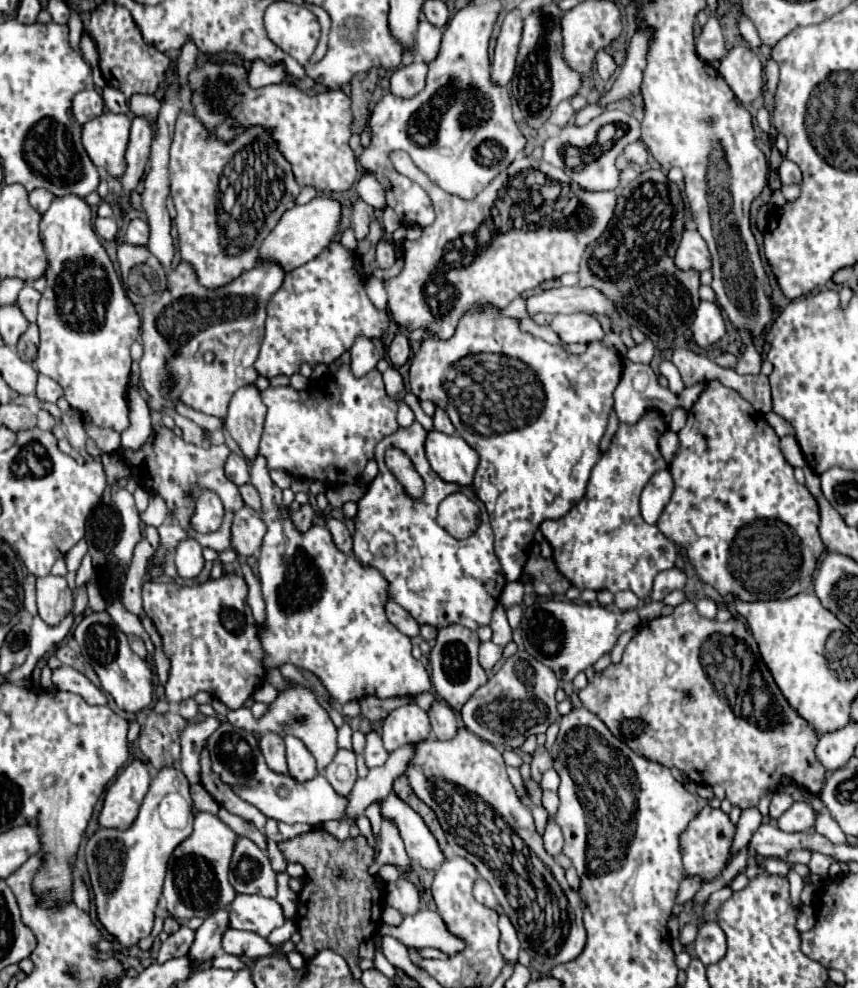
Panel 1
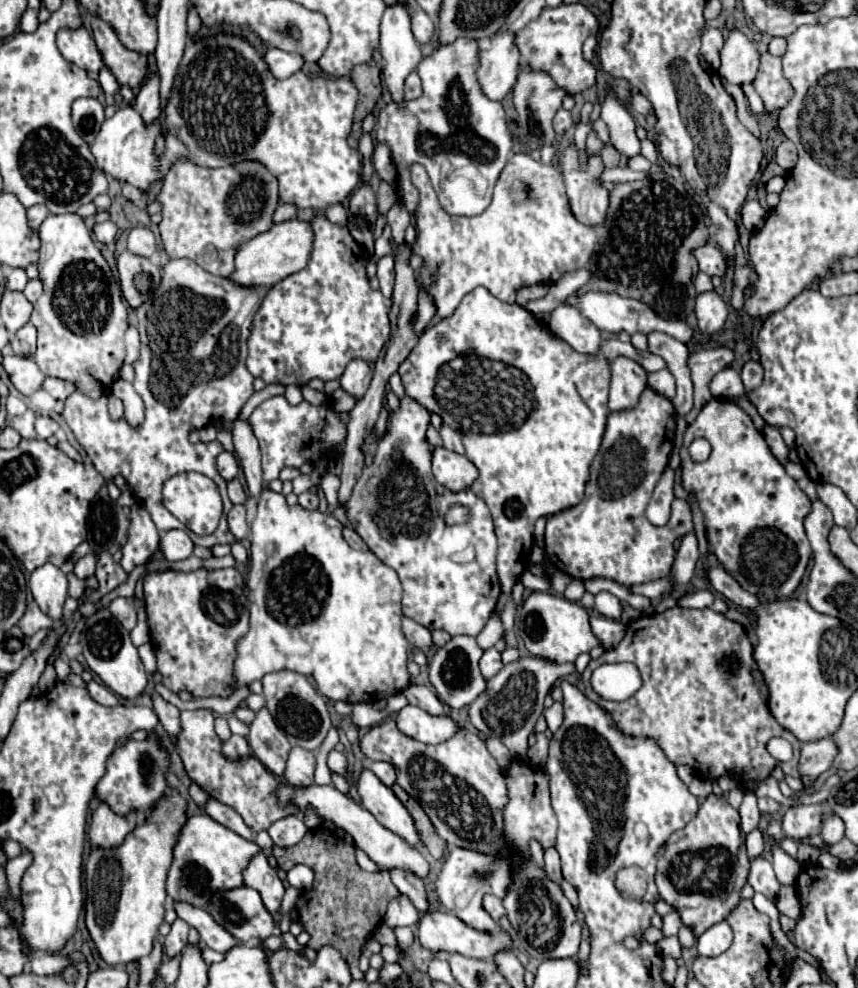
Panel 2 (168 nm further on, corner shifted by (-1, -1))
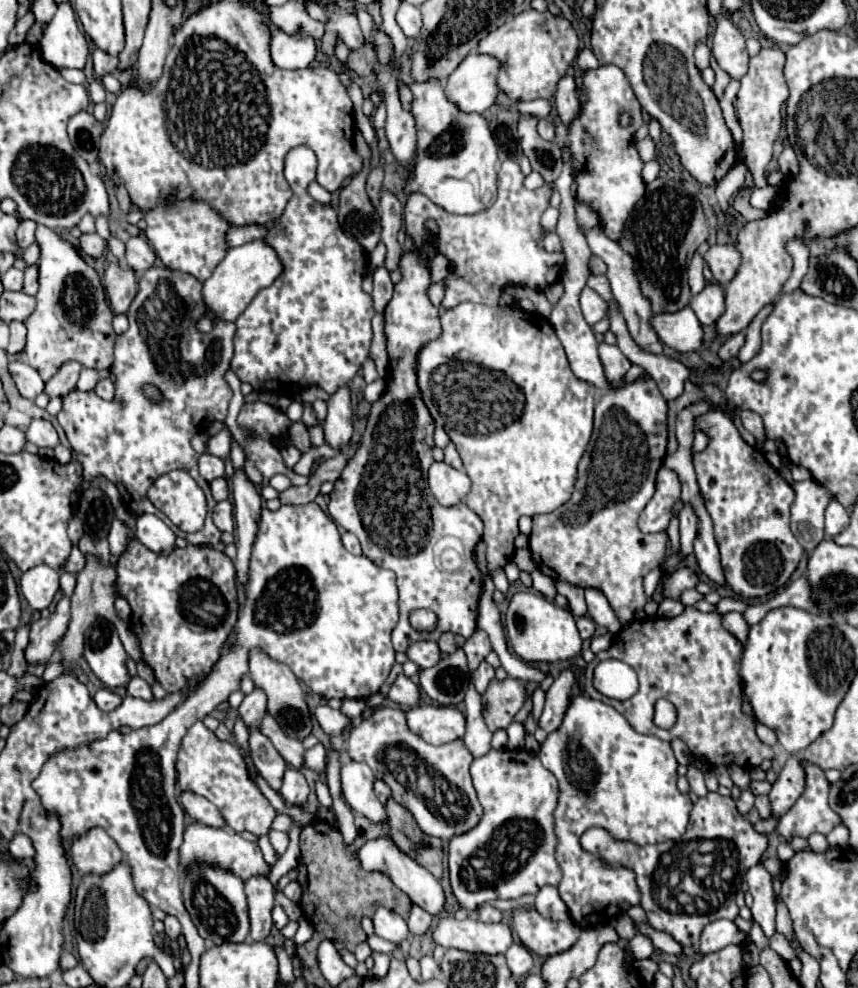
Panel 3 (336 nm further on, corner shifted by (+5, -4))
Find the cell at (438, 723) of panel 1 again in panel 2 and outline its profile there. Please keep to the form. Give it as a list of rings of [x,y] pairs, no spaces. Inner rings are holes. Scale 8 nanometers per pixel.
[[[411,683],[411,685],[405,687],[401,693],[407,697],[407,701],[409,701],[411,705],[417,705],[417,707],[425,709],[425,711],[431,713],[431,715],[443,715],[443,713],[445,713],[445,711],[443,711],[443,703],[441,703],[441,701],[437,699],[437,695],[435,695],[429,687],[425,687],[425,685]]]

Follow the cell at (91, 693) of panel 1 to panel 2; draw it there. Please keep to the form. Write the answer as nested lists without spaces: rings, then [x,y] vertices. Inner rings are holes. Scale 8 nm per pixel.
[[[89,681],[87,687],[89,687],[91,697],[93,697],[97,703],[107,705],[107,707],[111,707],[111,705],[119,705],[119,697],[117,697],[111,689],[107,689],[105,685],[101,685],[101,683],[97,683],[97,681]]]

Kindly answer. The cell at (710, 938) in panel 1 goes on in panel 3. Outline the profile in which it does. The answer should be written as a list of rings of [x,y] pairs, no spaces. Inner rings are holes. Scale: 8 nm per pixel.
[[[715,920],[703,928],[699,952],[711,954],[711,952],[717,952],[717,950],[733,944],[733,942],[743,944],[745,940],[747,940],[747,934],[741,934],[731,920]]]

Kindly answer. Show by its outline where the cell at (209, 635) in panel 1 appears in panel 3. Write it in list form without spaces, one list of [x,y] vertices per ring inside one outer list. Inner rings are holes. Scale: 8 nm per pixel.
[[[137,540],[129,542],[117,564],[117,592],[131,604],[129,626],[139,638],[143,660],[153,668],[157,682],[167,692],[181,692],[187,690],[191,682],[201,682],[215,666],[237,622],[235,566],[223,552],[207,546],[189,544],[187,548],[175,548],[169,556],[159,556]]]

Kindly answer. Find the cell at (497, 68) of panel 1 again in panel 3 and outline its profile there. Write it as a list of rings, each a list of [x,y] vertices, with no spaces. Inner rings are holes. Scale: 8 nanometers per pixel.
[[[471,52],[447,78],[445,92],[465,112],[485,112],[497,98],[501,62],[489,54]]]

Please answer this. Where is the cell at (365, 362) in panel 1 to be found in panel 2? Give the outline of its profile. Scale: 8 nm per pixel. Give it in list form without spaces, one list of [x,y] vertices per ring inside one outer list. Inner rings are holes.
[[[353,359],[347,365],[345,373],[341,375],[341,389],[355,399],[361,399],[365,395],[369,383],[371,383],[371,367],[361,359]]]

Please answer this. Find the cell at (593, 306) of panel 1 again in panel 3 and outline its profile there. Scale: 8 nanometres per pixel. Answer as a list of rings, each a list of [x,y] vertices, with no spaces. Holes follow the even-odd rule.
[[[689,306],[675,314],[653,314],[651,326],[661,342],[677,352],[695,352],[701,346],[703,330]]]

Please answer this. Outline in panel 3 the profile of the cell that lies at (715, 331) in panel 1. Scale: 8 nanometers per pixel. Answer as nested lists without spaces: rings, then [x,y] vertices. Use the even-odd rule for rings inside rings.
[[[707,284],[703,292],[695,294],[689,302],[689,308],[695,312],[703,326],[711,326],[725,312],[725,292],[719,284]]]

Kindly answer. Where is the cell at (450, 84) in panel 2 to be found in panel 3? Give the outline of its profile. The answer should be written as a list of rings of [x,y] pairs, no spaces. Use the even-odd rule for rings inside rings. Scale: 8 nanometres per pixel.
[[[439,78],[411,82],[413,116],[417,122],[415,166],[405,178],[405,194],[421,192],[451,214],[477,214],[497,198],[497,144],[487,120],[477,112],[459,110],[445,94]]]

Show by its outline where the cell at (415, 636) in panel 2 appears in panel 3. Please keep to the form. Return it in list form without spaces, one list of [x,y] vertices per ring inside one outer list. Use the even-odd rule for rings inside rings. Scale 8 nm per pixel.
[[[417,640],[407,648],[407,658],[419,664],[419,668],[429,668],[439,662],[439,648],[437,642],[431,640]]]

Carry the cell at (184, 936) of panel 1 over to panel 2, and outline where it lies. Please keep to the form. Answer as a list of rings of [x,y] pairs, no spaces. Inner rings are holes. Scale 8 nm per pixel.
[[[177,919],[173,925],[171,925],[171,930],[169,935],[165,937],[165,951],[175,957],[183,951],[183,947],[187,945],[187,933],[189,933],[189,925],[181,919]]]

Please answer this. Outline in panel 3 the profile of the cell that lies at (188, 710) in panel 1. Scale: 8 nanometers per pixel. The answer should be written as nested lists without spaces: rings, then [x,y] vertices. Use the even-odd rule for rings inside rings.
[[[197,720],[179,744],[177,754],[177,784],[181,790],[189,790],[205,796],[213,802],[227,820],[227,826],[235,832],[251,832],[255,836],[265,836],[277,816],[277,810],[263,796],[259,786],[249,774],[249,768],[239,754],[239,748],[231,742],[219,740],[211,730],[205,728],[201,720]]]

